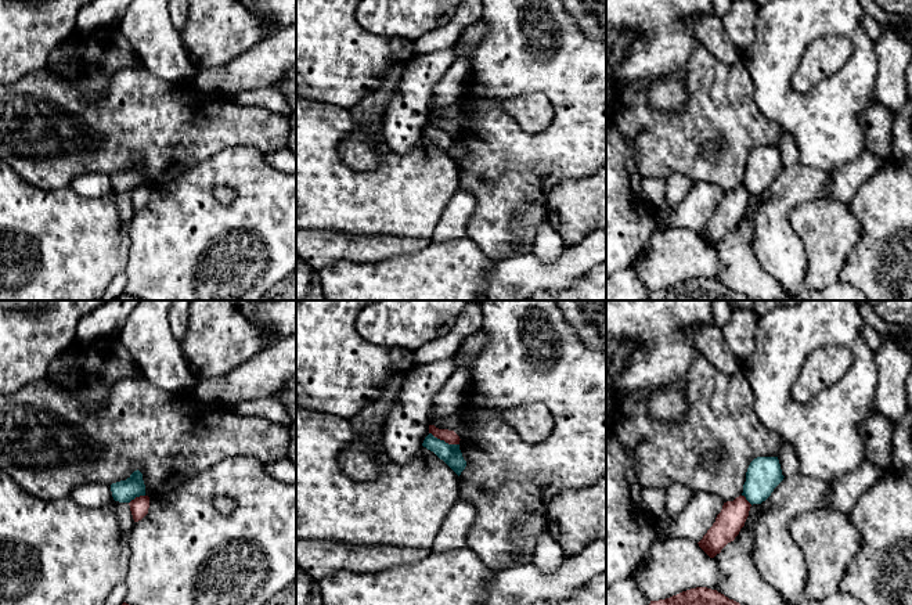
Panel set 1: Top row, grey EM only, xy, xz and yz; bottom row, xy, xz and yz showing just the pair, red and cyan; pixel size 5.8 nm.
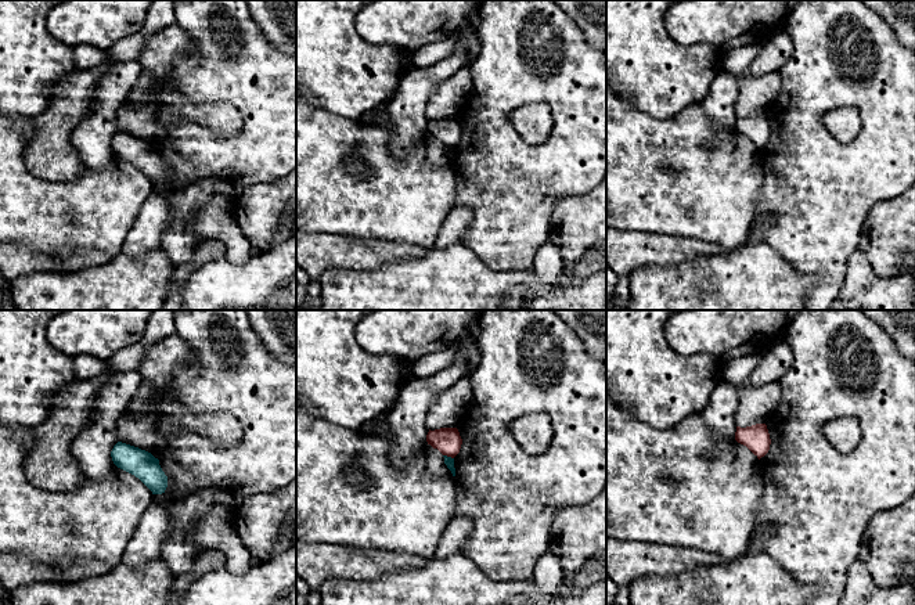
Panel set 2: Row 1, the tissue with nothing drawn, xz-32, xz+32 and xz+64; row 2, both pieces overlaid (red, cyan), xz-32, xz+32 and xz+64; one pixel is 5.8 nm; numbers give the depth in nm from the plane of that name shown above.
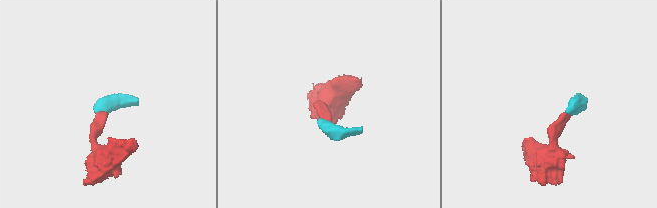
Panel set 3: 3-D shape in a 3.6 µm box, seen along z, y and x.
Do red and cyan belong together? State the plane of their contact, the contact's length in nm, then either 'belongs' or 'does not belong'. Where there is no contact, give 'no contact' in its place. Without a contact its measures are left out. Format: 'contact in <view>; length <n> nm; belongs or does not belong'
contact in xz; length 190 nm; does not belong

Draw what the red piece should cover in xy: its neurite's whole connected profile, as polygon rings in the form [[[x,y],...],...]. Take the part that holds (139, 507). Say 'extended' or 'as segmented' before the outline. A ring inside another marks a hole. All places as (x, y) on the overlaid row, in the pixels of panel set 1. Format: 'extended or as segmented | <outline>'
as segmented | [[[148,496],[136,497],[129,503],[129,505],[130,505],[130,511],[134,522],[138,522],[148,514],[149,497]]]

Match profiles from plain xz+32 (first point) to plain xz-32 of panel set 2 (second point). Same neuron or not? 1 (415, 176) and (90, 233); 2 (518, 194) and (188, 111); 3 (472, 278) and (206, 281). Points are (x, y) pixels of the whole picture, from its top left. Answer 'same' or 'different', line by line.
1: same
2: different
3: same

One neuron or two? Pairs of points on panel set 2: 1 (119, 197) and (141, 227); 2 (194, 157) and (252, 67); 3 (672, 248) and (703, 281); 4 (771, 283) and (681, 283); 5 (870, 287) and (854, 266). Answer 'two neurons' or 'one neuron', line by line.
1: two neurons
2: one neuron
3: two neurons
4: one neuron
5: one neuron

